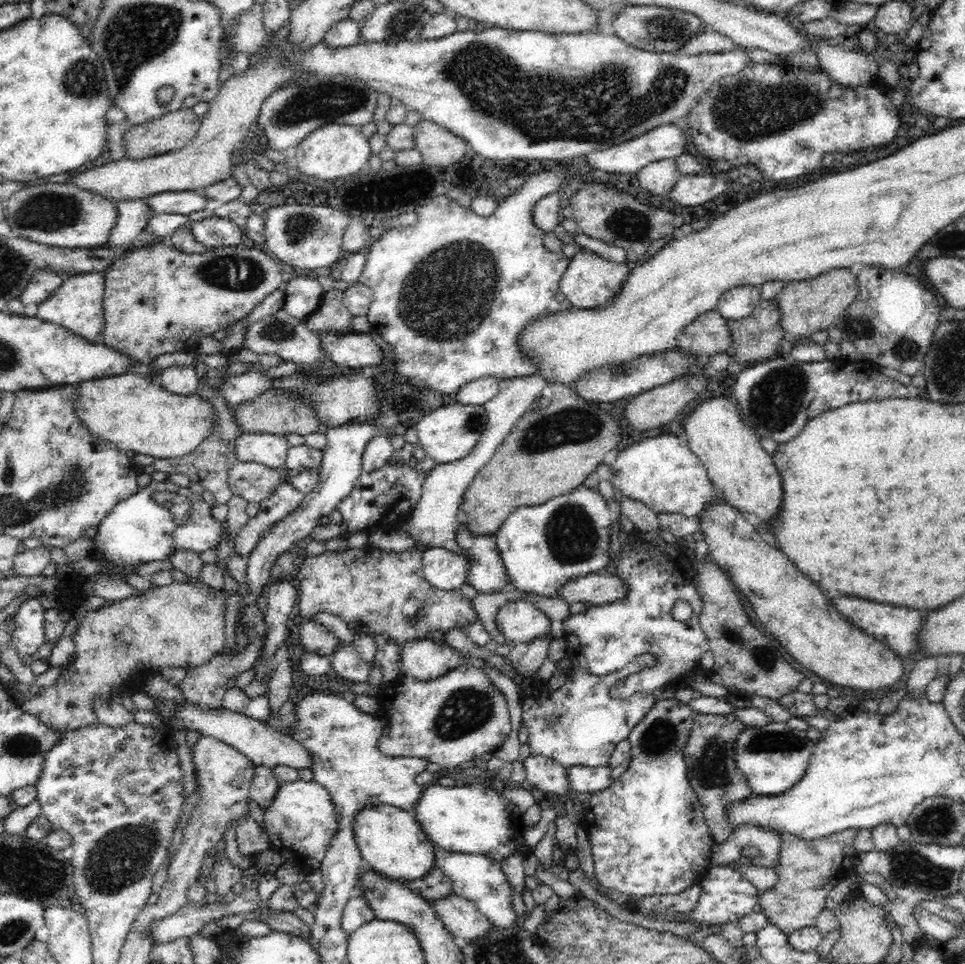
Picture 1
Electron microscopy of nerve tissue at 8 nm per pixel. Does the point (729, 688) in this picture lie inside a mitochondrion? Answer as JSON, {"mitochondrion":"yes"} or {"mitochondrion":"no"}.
{"mitochondrion":"no"}

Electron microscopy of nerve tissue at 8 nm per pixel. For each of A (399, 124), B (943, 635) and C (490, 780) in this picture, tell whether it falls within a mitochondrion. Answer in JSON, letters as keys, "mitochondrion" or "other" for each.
{"A":"other","B":"other","C":"other"}

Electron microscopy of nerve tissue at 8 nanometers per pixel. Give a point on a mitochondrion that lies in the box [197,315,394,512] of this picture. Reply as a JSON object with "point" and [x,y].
{"point":[274,331]}

